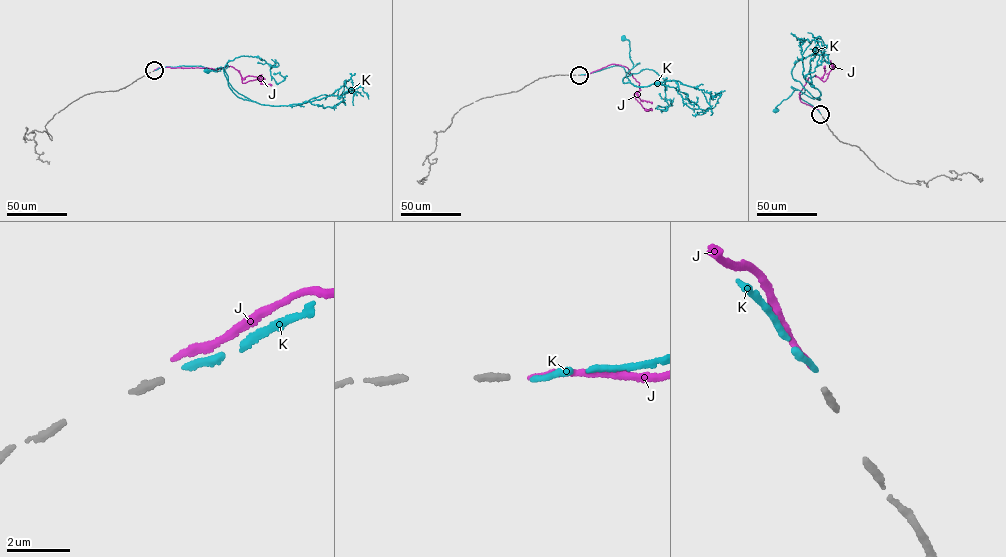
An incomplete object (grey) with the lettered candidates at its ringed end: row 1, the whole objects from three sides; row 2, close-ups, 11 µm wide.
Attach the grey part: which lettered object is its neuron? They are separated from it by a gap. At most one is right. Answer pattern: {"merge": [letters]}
{"merge": ["K"]}

